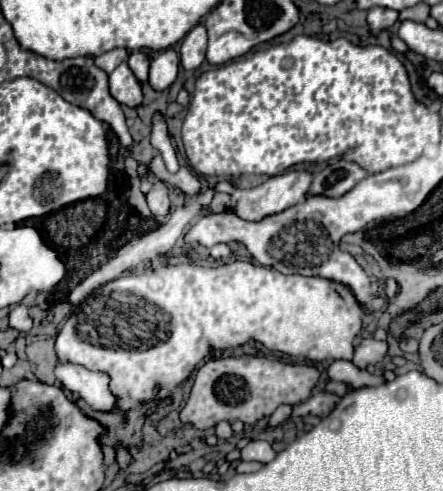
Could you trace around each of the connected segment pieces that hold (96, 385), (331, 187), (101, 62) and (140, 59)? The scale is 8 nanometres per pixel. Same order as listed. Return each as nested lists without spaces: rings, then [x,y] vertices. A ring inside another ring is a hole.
[[[57,364],[55,376],[65,390],[83,398],[95,412],[113,412],[117,408],[117,398],[109,390],[109,374],[97,374],[75,364]]]
[[[335,160],[329,162],[323,170],[319,170],[313,176],[311,188],[307,192],[307,196],[329,196],[329,198],[339,198],[345,192],[349,192],[357,182],[361,182],[367,174],[363,174],[363,170],[359,170],[359,166],[355,166],[353,162],[347,160]]]
[[[115,48],[115,50],[109,50],[109,52],[101,54],[101,56],[95,56],[95,64],[109,74],[109,72],[113,72],[121,62],[126,61],[127,58],[128,51],[125,50],[125,48]]]
[[[131,52],[129,54],[129,68],[133,70],[135,78],[143,84],[149,80],[149,56],[145,52]]]

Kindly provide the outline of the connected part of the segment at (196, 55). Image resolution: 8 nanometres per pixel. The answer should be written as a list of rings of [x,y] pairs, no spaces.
[[[203,24],[195,26],[181,42],[181,66],[185,70],[197,70],[205,60],[207,30]]]

